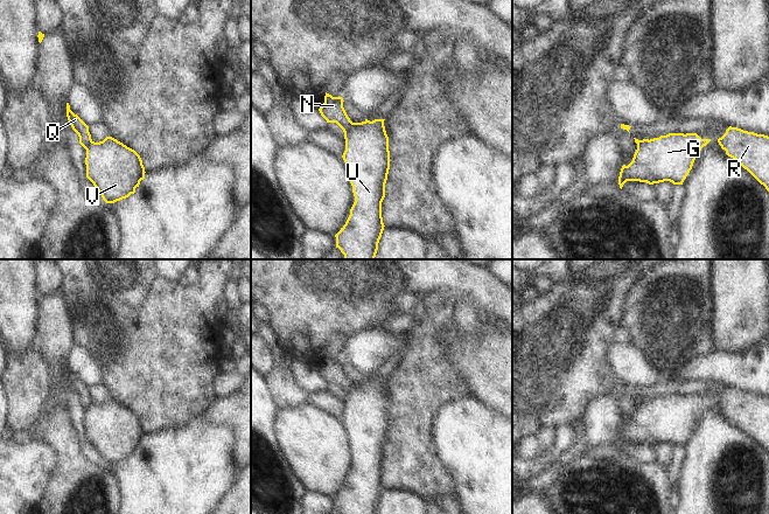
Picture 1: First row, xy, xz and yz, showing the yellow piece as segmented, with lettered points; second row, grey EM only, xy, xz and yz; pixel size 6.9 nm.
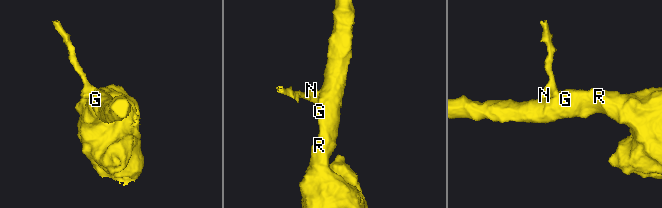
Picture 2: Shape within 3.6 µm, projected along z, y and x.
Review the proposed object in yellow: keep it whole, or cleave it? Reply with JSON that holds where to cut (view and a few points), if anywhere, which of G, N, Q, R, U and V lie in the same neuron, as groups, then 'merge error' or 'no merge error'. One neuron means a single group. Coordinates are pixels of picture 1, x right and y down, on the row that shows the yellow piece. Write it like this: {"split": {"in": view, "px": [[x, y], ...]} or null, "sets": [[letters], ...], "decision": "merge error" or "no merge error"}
{"split": {"in": "xz", "px": [[354, 123], [350, 134], [345, 139]]}, "sets": [["G", "R", "U", "V"], ["N", "Q"]], "decision": "merge error"}

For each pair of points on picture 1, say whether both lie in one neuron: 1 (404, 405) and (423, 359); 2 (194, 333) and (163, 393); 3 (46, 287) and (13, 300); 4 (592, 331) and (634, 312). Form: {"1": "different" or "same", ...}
{"1": "same", "2": "same", "3": "different", "4": "different"}

